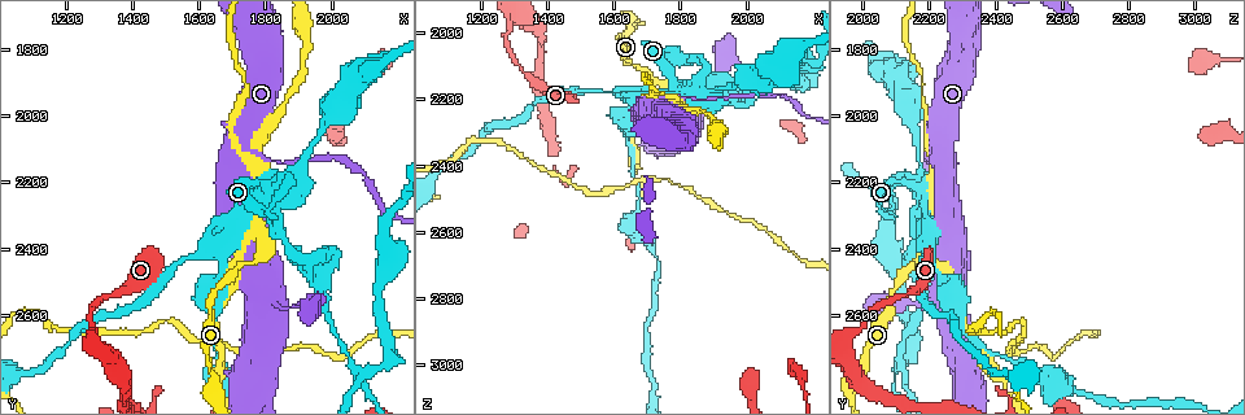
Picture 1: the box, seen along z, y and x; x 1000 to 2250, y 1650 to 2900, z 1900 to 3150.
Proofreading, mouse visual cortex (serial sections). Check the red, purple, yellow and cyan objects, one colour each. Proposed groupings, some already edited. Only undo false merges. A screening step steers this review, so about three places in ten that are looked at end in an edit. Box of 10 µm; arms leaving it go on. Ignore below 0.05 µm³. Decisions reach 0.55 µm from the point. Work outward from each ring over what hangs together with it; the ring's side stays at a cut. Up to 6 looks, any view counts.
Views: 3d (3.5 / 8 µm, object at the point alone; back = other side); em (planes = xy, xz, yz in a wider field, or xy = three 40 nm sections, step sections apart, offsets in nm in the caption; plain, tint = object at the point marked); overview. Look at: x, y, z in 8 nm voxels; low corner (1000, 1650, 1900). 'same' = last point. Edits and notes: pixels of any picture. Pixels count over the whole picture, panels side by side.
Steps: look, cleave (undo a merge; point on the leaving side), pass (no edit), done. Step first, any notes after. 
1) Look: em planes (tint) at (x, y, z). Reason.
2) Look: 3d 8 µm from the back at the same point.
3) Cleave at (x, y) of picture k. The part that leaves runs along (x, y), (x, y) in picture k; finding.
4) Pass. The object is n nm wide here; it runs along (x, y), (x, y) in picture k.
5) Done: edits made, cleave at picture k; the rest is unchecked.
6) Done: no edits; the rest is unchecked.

Look: 3d 3.5 µm at (1680, 2390, 2190). Thin neck.

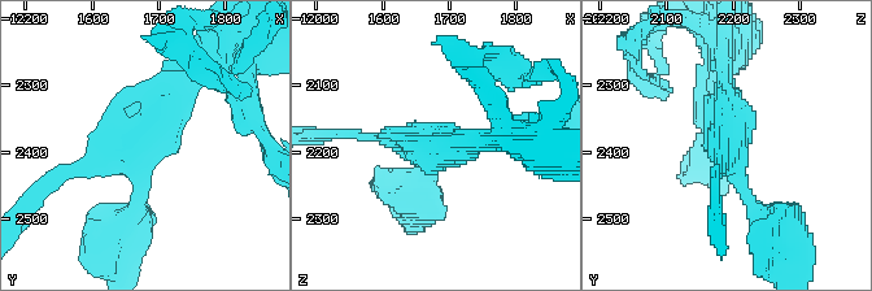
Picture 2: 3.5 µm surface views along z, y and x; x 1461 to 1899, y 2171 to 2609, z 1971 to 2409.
Look: em planes (tint) at (1665, 2390, 2195). 3 arms meet here; the arms are 150, 150, 300 nm wide; now the EM.

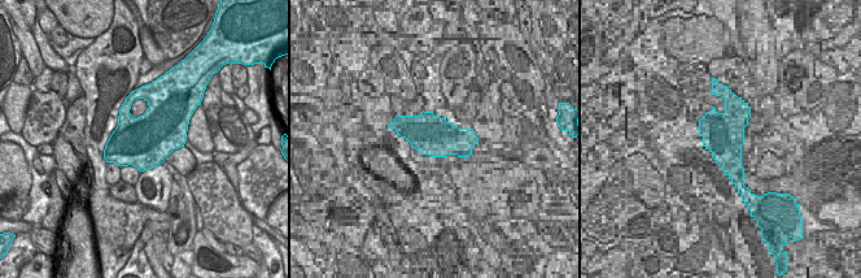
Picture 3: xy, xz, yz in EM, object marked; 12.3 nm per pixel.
Pass. The object is 650 nm wide here; it runs along (182, 74), (138, 146), (126, 221) in picture 2; continuous, no second cell.

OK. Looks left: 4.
Look: 3d 8 µm from the back at (1790, 2180, 2220). Two arms in line, one across.

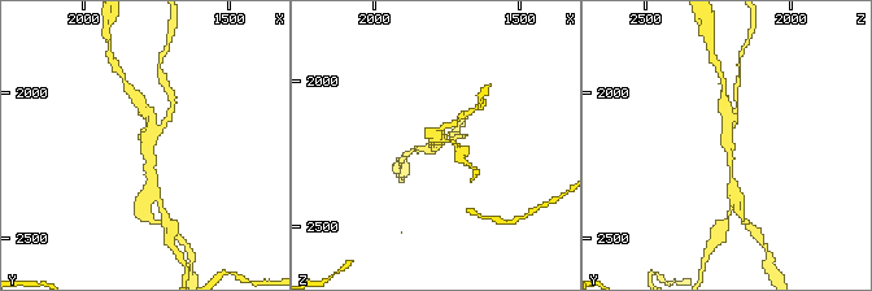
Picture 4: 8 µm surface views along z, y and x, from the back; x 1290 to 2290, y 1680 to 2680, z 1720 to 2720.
Look: em xy step 5 (tint) at the same point. 3 arms meet here; the arms are 150, 150, 200 nm wide.

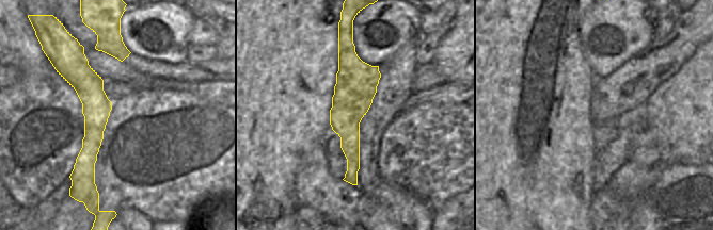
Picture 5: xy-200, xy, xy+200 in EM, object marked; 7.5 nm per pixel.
Cleave at (724, 224) of picture 4. The part that leaves runs along (729, 207), (726, 221), (709, 247) in picture 4; a second cell is stuck on.

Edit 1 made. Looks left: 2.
Look: 3d 3.5 µm at (2090, 2780, 2110). A narrow waist.

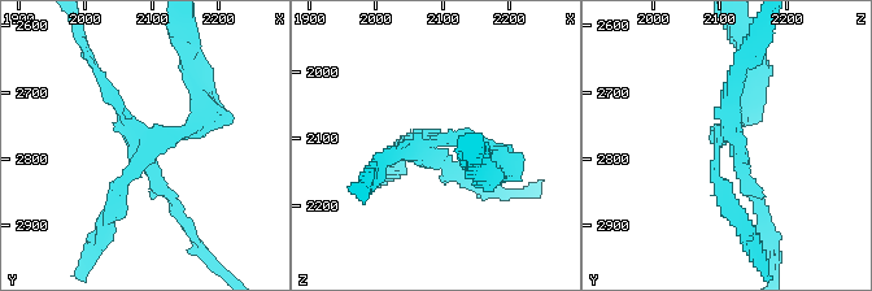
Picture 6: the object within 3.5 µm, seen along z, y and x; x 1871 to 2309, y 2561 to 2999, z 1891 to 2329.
Look: em xy step 5 (tint) at (2085, 2765, 2105). 4 arms meet here; the arms are 150, 150, 200, 200 nm wide.

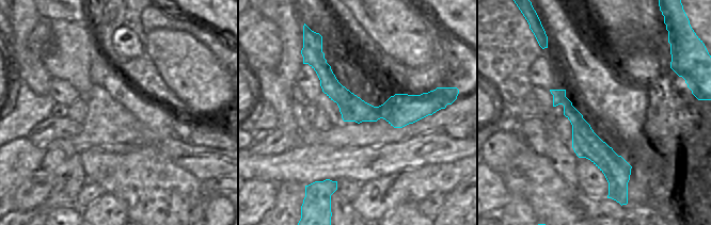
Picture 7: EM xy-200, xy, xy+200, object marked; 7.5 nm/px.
Pass. All the same cell.

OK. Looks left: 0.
Done: edits made, cleave at picture 4; the rest is unchecked.

